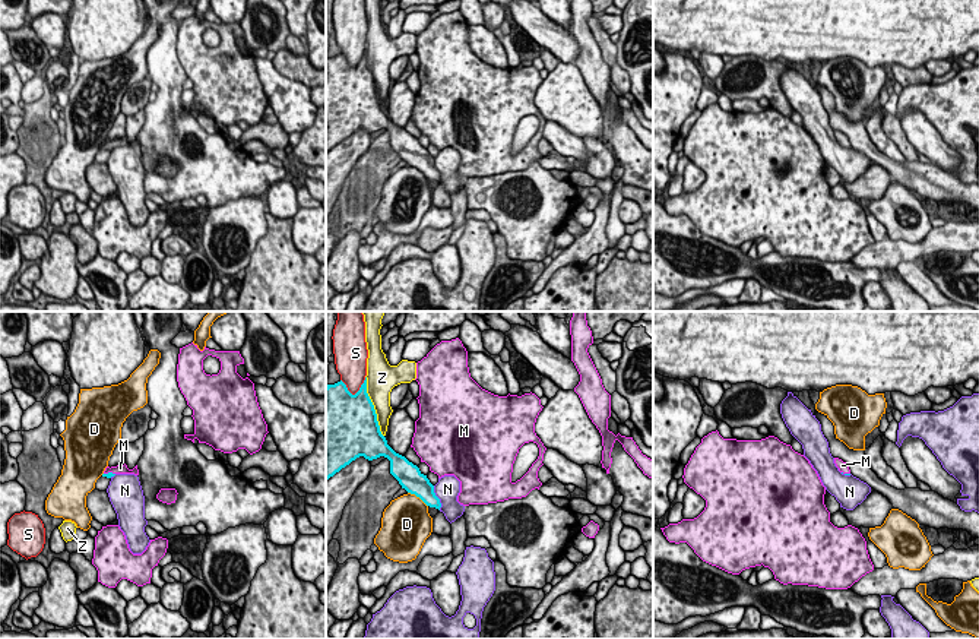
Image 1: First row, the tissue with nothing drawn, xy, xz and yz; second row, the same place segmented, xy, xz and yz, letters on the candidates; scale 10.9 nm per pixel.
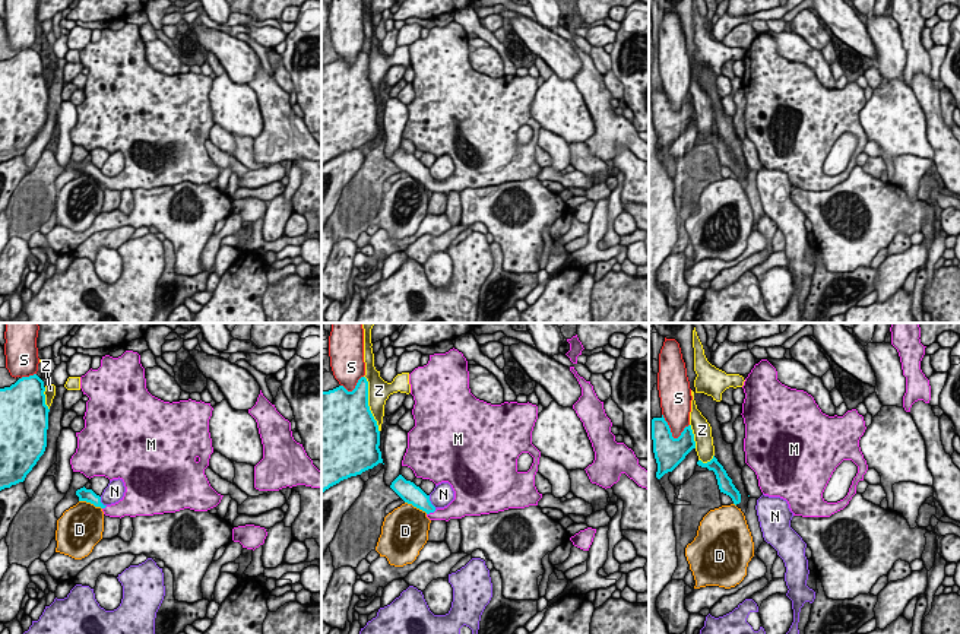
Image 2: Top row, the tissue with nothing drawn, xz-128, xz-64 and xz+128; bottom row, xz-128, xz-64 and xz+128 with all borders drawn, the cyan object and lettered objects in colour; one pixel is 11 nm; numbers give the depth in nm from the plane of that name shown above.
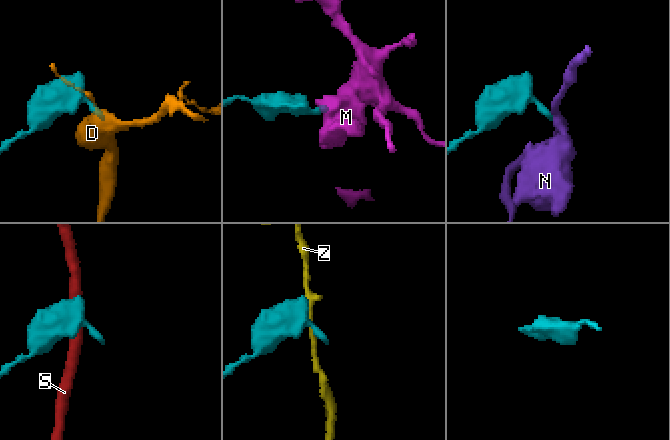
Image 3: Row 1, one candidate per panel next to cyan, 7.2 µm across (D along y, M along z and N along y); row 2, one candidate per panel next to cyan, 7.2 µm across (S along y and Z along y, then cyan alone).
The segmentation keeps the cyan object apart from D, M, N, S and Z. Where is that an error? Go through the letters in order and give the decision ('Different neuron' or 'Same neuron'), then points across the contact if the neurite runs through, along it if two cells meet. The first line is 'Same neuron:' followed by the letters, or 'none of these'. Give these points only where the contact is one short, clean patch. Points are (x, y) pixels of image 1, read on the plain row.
Same neuron: M
D: Different neuron. Boundary: xz (408, 164), (414, 165), (427, 179)
M: Same neuron. Path across: xy (110, 146), (108, 145), (120, 141)
N: Different neuron. Boundary: xz (433, 158), (440, 182)
S: Different neuron
Z: Different neuron

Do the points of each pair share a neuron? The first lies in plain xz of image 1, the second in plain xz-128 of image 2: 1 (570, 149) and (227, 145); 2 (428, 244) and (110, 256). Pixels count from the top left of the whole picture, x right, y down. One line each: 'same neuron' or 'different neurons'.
1: same neuron
2: different neurons

